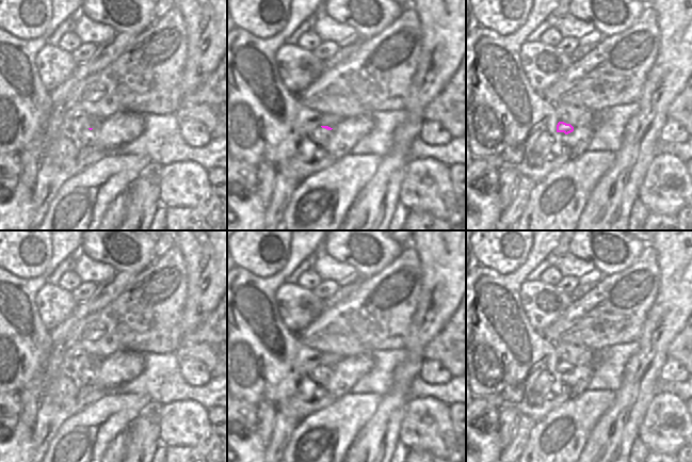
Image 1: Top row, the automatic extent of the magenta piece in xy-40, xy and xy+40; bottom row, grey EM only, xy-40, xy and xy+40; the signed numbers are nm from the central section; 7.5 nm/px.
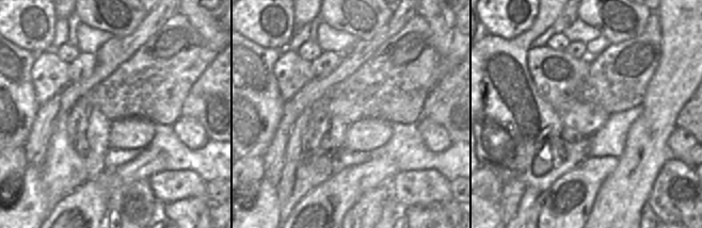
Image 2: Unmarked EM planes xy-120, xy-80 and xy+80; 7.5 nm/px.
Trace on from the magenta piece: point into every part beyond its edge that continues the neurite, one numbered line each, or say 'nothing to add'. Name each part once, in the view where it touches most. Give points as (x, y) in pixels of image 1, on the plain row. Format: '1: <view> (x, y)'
1: xy (323, 375)

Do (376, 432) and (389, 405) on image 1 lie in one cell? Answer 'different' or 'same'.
same

